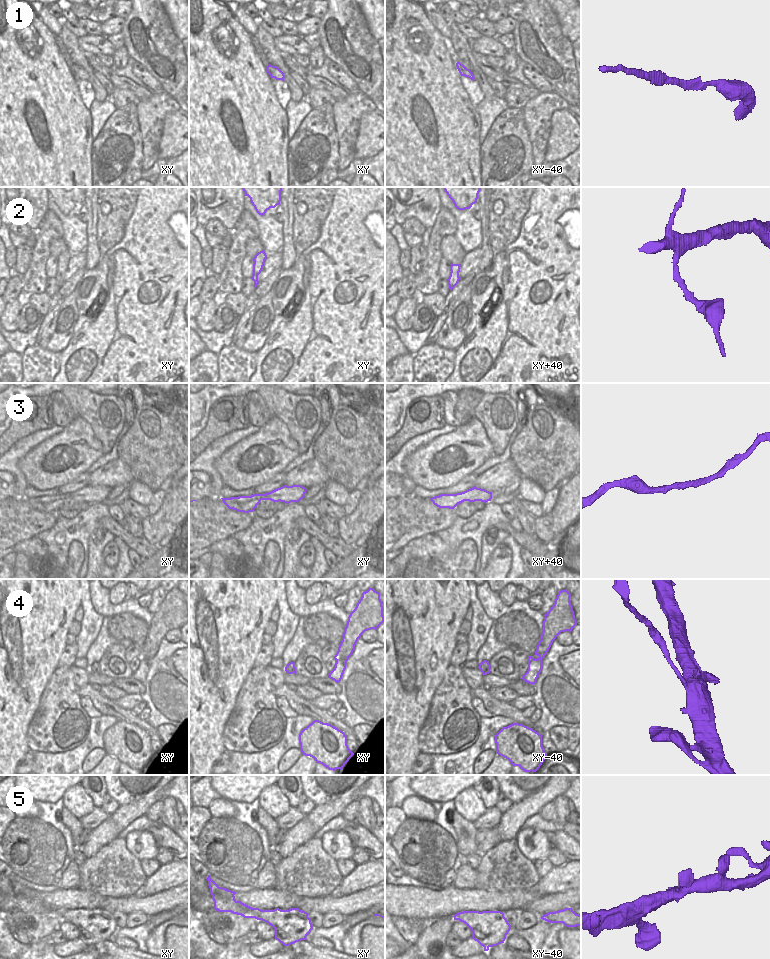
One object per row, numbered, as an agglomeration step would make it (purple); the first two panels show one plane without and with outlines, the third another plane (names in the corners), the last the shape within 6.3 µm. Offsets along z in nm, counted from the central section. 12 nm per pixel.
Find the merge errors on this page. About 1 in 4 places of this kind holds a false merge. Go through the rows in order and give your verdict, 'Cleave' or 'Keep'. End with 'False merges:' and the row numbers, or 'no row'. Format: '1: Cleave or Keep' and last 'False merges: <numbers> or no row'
1: Keep
2: Cleave
3: Keep
4: Cleave
5: Keep
False merges: 2, 4.

